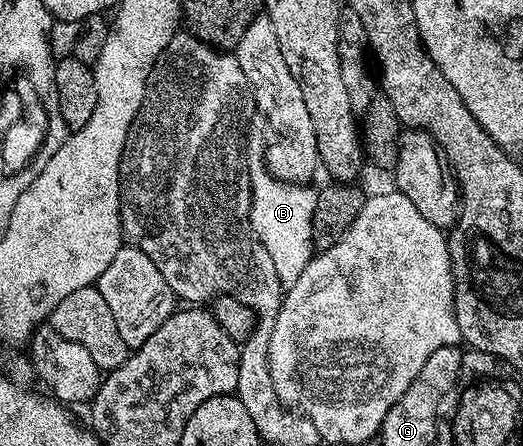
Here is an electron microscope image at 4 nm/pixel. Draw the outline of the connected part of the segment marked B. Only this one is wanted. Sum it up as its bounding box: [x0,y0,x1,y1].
[247,132,316,288]

